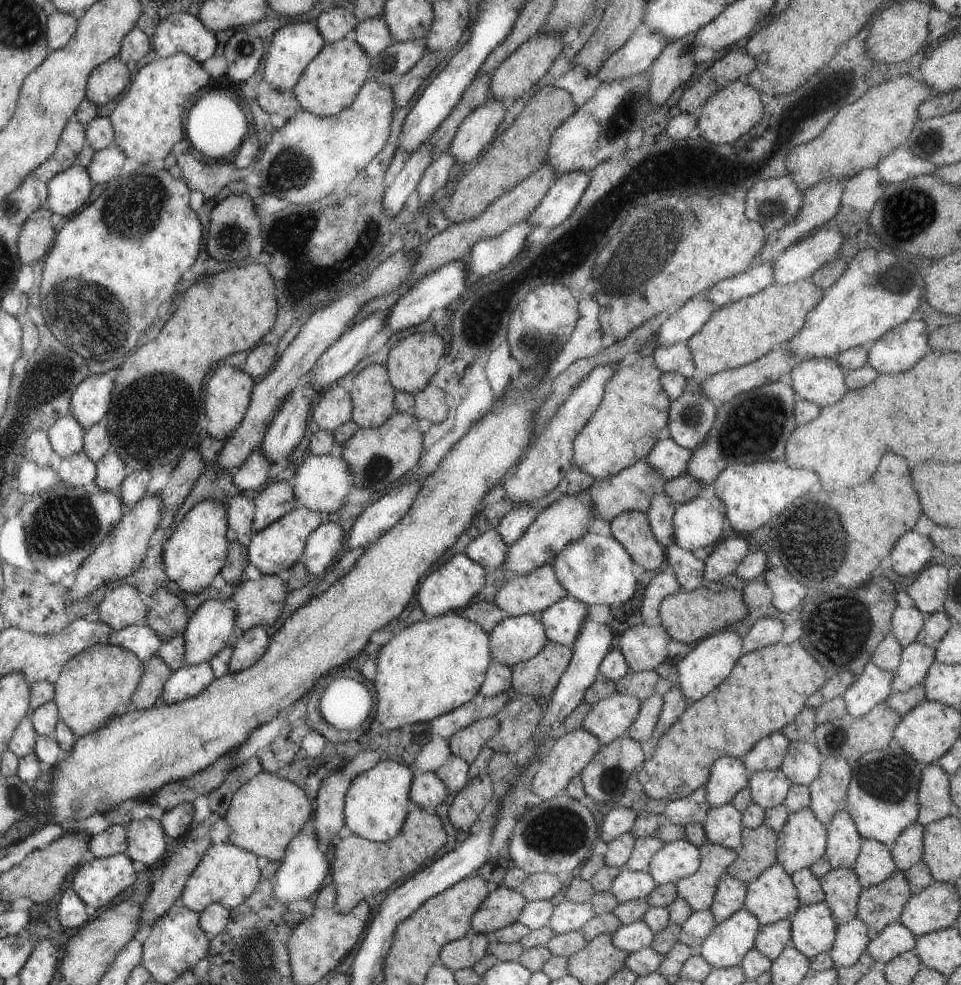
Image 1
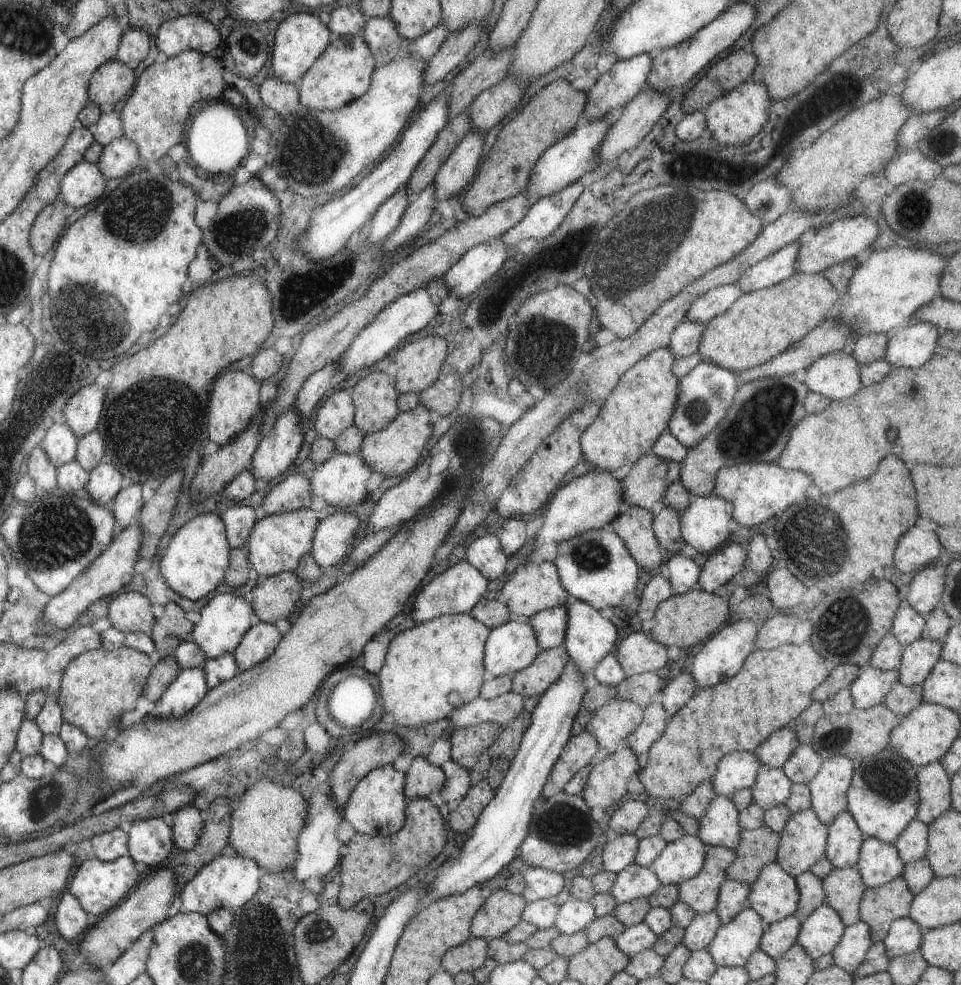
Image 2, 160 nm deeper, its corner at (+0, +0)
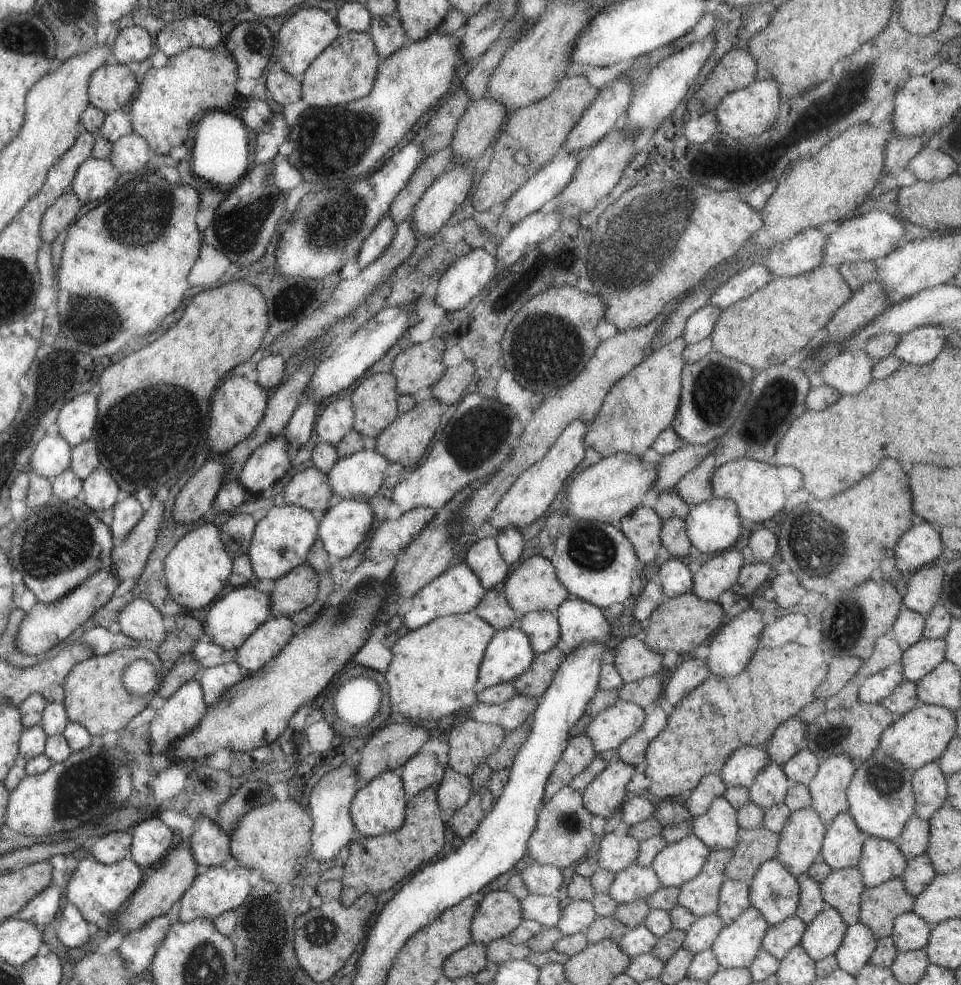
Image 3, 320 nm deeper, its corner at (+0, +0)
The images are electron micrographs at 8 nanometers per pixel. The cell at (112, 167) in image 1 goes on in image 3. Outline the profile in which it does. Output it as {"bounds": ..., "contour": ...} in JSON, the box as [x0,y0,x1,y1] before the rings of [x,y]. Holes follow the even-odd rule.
{"bounds":[107,133,154,175],"contour":[[[130,133],[111,143],[107,160],[120,174],[132,173],[138,175],[151,156],[154,156],[154,154],[149,150],[145,140]]]}

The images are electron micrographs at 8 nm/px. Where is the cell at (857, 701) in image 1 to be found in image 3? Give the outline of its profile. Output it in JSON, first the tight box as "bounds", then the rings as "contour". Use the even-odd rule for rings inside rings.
{"bounds":[857,662,904,703],"contour":[[[895,662],[865,679],[859,679],[857,690],[859,703],[879,703],[886,698],[904,679],[901,674],[900,662]]]}

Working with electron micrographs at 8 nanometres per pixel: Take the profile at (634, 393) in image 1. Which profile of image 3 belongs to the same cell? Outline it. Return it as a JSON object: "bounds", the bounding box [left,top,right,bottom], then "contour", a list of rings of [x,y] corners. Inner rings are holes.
{"bounds":[582,336,685,458],"contour":[[[681,336],[663,344],[661,348],[651,351],[646,358],[611,386],[595,417],[588,423],[582,439],[585,449],[592,448],[603,458],[615,454],[627,454],[633,458],[642,457],[655,438],[670,426],[671,420],[675,417],[681,396],[683,348],[685,345]]]}

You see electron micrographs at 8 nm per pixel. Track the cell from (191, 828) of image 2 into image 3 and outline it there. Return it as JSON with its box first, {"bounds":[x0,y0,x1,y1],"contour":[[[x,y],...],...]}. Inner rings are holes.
{"bounds":[184,816,230,867],"contour":[[[207,816],[193,818],[194,826],[190,836],[184,837],[189,842],[191,856],[196,864],[211,867],[220,866],[230,858],[228,854],[228,836]]]}

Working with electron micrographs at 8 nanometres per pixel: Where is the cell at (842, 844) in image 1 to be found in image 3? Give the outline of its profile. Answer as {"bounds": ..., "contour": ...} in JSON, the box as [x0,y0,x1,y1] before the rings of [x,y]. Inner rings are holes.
{"bounds":[818,812,867,870],"contour":[[[843,812],[826,827],[818,860],[830,870],[856,867],[861,846],[867,838],[855,827],[851,816]]]}

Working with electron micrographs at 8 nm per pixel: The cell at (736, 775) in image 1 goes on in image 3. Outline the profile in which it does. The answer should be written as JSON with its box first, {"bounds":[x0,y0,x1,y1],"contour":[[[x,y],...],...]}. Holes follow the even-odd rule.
{"bounds":[719,746,769,789],"contour":[[[743,746],[729,754],[719,770],[719,780],[725,784],[725,788],[743,786],[749,789],[755,776],[768,764],[769,758],[763,747]]]}

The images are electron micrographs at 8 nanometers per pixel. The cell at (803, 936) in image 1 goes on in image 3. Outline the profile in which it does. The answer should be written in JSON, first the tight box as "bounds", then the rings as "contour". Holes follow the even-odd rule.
{"bounds":[799,906,847,962],"contour":[[[825,906],[809,924],[805,926],[799,945],[813,962],[833,955],[839,947],[847,925],[834,909]]]}

